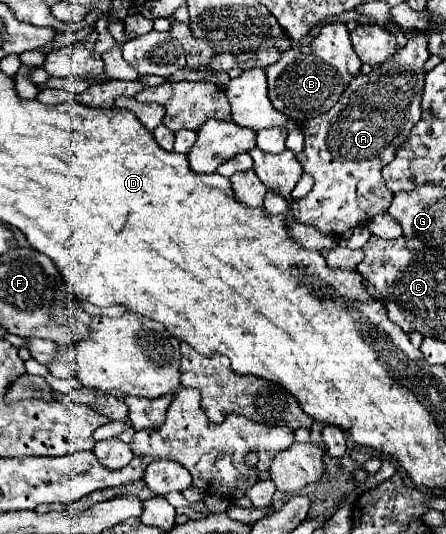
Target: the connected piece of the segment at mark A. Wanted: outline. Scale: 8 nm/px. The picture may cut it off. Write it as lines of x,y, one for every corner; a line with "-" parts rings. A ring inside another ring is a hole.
416,33
388,61
374,67
368,75
356,75
348,83
348,89
344,89
344,97
340,97
340,101
332,109
328,109
328,113
322,113
320,117
312,117
302,123
306,141
304,151
298,153
296,159
300,161
304,173
314,177
314,187
306,197
302,197
300,201
292,201
290,205
292,217
298,223
312,225
324,235
342,235
356,225
368,223
374,215
388,211
394,193
384,185
382,169
396,157
398,147
406,141
412,127
420,121
424,63
428,57
430,53
426,37
422,33

